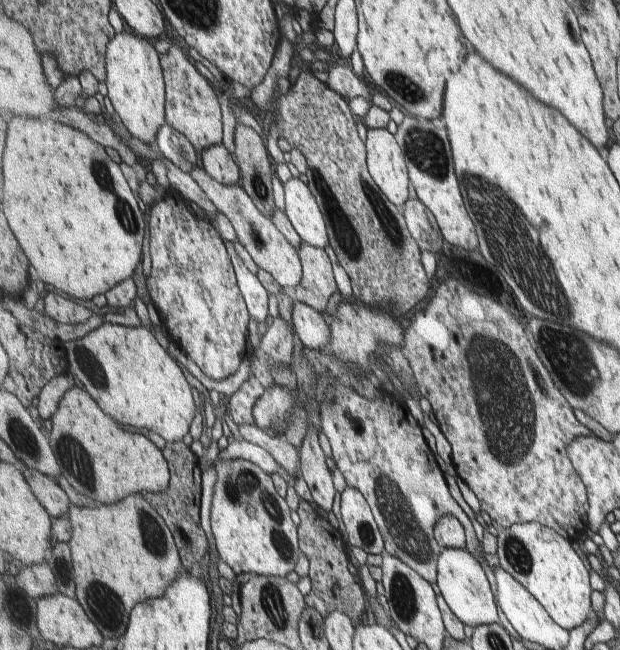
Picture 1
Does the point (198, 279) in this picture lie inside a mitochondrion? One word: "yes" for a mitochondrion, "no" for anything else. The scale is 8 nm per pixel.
no

